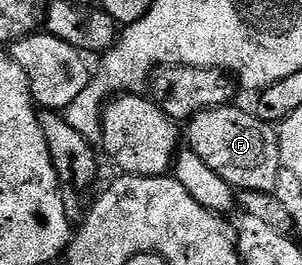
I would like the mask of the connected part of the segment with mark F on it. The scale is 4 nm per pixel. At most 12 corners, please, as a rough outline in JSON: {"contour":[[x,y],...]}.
{"contour":[[230,103],[190,117],[187,148],[234,190],[272,193],[278,130]]}

